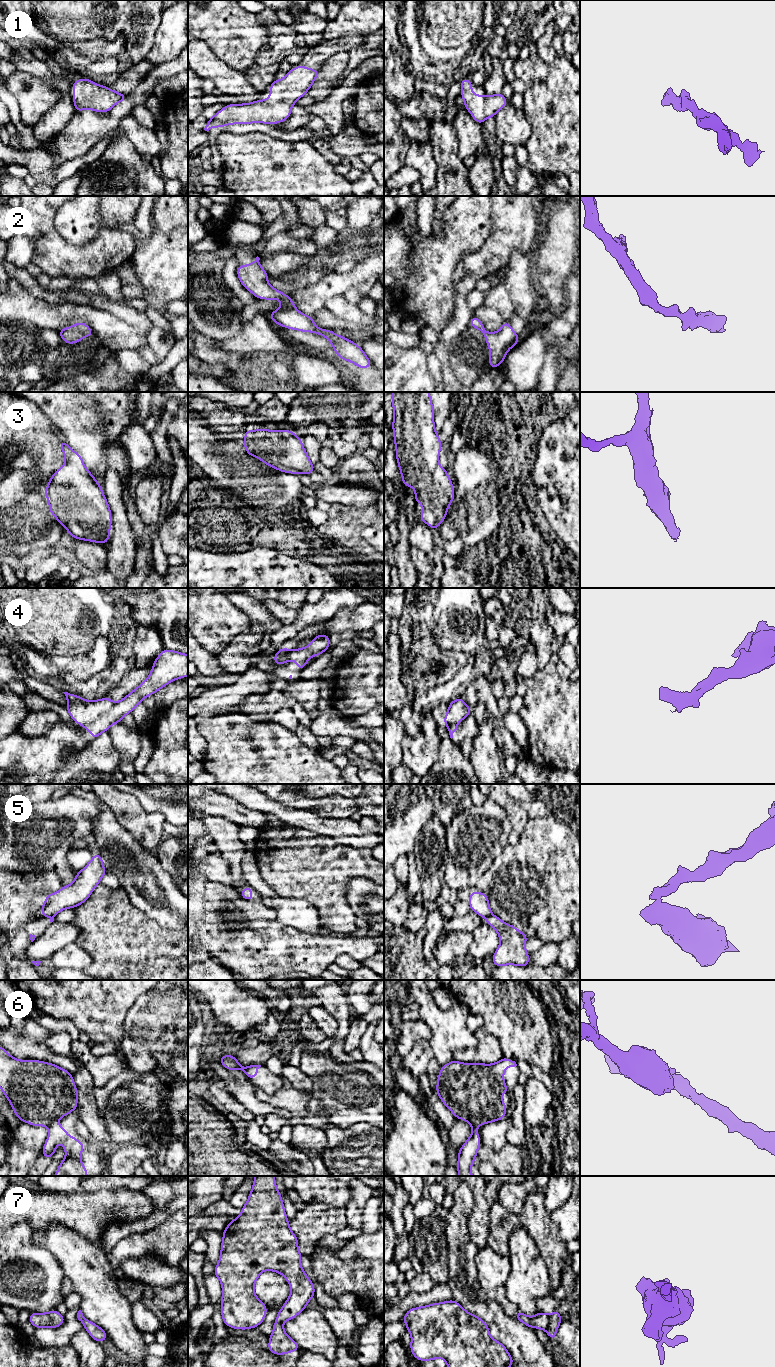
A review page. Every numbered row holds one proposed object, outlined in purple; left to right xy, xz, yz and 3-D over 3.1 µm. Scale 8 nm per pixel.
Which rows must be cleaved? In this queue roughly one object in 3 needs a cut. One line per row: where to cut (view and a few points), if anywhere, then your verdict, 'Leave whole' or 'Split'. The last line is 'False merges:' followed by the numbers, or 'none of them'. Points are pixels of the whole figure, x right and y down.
1: No split. Leave whole
2: No split. Leave whole
3: No split. Leave whole
4: Split along xy (114, 702), (108, 710), (84, 726). Split
5: Split along yz (490, 914), (486, 918). Split
6: Split along xy (53, 1121), (49, 1127). Split
7: No split. Leave whole
False merges: 4, 5, 6

